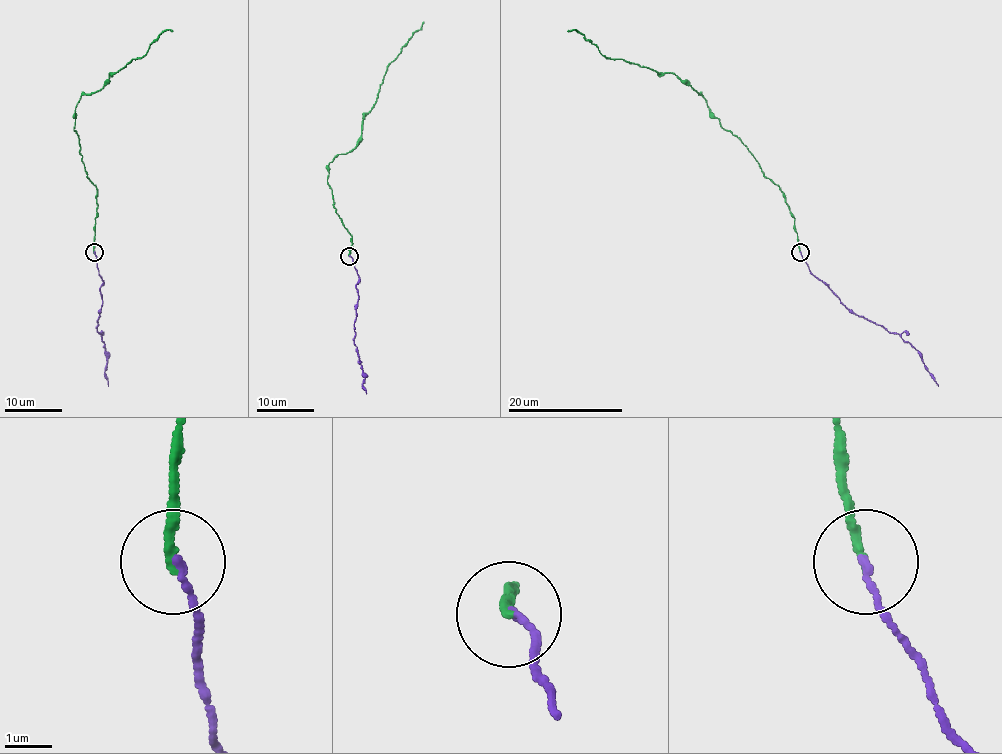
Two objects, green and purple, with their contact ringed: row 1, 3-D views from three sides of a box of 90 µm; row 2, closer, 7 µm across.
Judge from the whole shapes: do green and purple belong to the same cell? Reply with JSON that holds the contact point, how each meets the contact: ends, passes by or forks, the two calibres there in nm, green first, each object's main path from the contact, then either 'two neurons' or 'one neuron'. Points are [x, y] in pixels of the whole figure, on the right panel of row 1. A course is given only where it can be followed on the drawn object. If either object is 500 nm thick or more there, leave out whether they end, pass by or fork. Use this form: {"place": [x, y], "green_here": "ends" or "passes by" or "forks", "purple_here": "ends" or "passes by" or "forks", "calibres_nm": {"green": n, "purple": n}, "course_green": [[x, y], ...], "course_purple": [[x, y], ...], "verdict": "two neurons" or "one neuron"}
{"place": [800, 252], "green_here": "ends", "purple_here": "ends", "calibres_nm": {"green": 190, "purple": 160}, "course_green": [[800, 252], [784, 194], [700, 94], [671, 72], [606, 58], [576, 29], [567, 31]], "course_purple": [[800, 252], [810, 272], [847, 307], [906, 340], [919, 355], [938, 386]], "verdict": "one neuron"}

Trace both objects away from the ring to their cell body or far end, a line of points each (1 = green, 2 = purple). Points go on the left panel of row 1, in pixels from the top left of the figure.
1: (93, 252), (96, 187), (74, 130), (76, 107), (110, 72), (173, 31)
2: (93, 252), (103, 282), (97, 326), (106, 355), (108, 386)

